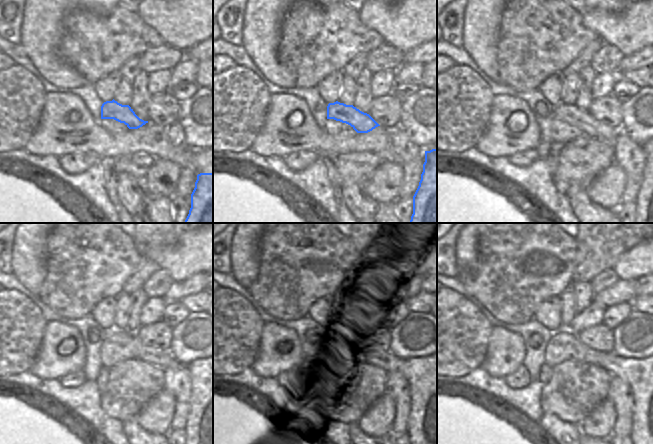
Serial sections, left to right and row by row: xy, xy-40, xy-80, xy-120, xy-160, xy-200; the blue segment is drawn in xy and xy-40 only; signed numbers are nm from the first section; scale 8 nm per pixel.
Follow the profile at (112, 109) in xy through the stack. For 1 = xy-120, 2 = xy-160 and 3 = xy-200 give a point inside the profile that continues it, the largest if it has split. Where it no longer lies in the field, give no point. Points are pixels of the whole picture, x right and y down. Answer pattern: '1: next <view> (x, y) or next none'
1: next xy-120 (162, 359)
2: next xy-160 (416, 371)
3: next xy-200 (640, 374)

